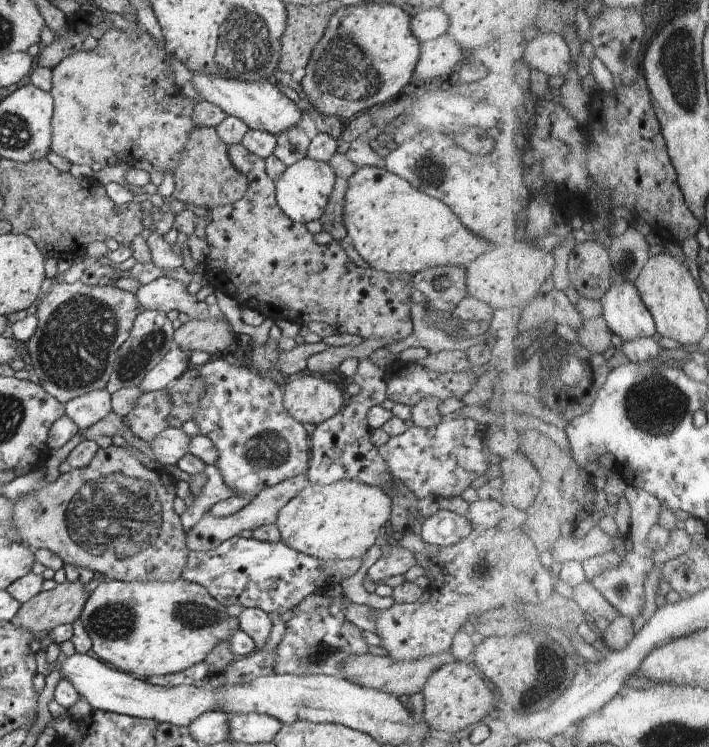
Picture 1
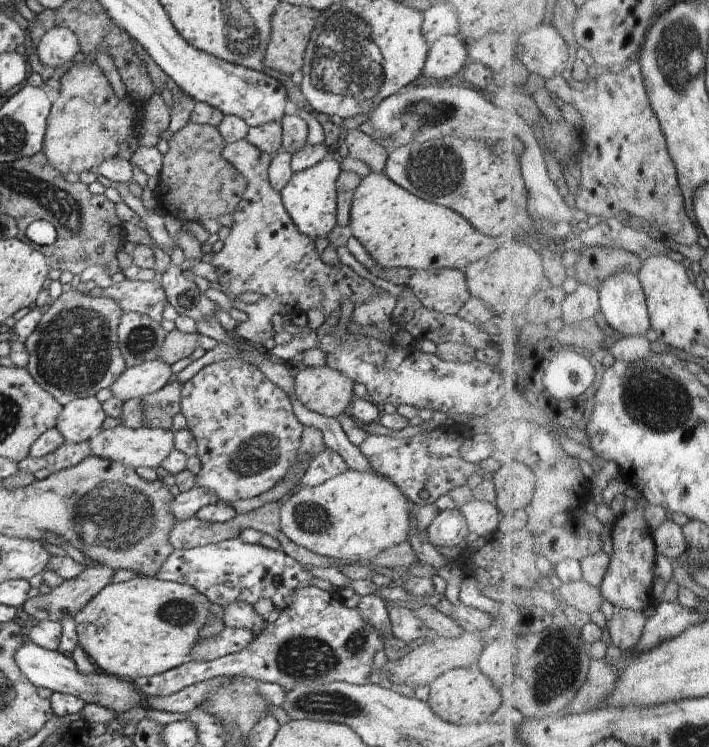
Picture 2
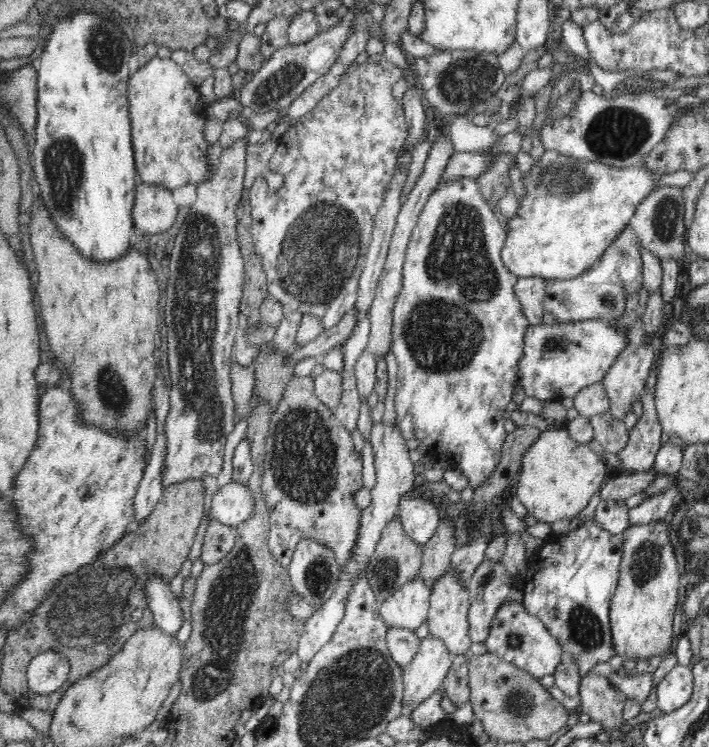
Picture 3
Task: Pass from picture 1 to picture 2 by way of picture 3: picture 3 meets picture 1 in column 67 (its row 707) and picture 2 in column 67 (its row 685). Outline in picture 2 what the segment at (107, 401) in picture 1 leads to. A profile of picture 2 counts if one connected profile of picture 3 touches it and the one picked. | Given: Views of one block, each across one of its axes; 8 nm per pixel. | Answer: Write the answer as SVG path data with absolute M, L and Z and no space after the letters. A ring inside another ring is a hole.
M96 396L76 398L63 405L55 427L66 443L78 444L91 439L106 416Z

